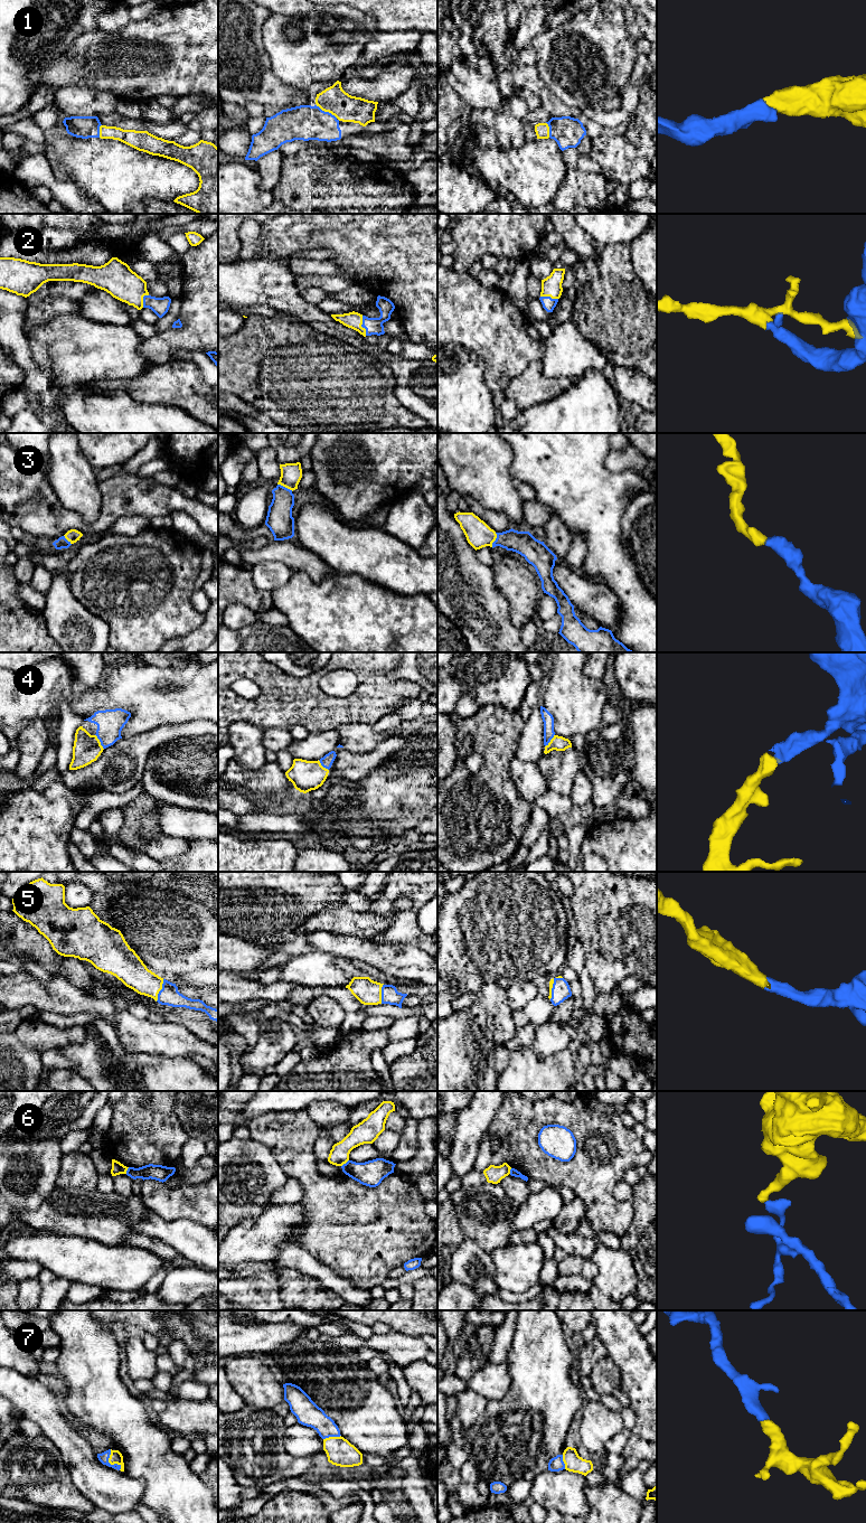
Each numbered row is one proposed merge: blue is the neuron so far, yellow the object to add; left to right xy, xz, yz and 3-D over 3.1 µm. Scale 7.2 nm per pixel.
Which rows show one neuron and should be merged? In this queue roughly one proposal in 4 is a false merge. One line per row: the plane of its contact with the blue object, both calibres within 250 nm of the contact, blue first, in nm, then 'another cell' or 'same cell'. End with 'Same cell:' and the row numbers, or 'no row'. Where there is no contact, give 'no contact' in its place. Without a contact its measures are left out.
1: xz | 260/190 nm | same cell
2: xz | 130/120 nm | same cell
3: xz | 190/160 nm | same cell
4: xy | 190/200 nm | same cell
5: xy | 140/200 nm | same cell
6: xz | 180/150 nm | another cell
7: xy | 70/90 nm | same cell
Same cell: 1, 2, 3, 4, 5, 7

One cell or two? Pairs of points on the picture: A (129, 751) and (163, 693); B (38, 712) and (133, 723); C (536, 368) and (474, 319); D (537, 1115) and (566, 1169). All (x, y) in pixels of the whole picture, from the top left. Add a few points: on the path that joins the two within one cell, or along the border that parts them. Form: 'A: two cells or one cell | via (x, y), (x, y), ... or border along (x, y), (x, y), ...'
A: two cells | border along (163, 724), (122, 738)
B: one cell | via (65, 695), (73, 701), (120, 701)
C: two cells | border along (539, 360), (533, 360), (509, 381)
D: one cell | via (532, 1131), (532, 1149), (549, 1167)

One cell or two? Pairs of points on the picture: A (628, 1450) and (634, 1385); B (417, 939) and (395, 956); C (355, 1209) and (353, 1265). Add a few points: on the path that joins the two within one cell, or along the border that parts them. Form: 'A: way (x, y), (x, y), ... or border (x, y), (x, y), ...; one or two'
A: way (643, 1435), (643, 1401); one
B: border (383, 943), (396, 946), (414, 945), (425, 952); two
C: way (360, 1222), (359, 1251); one

